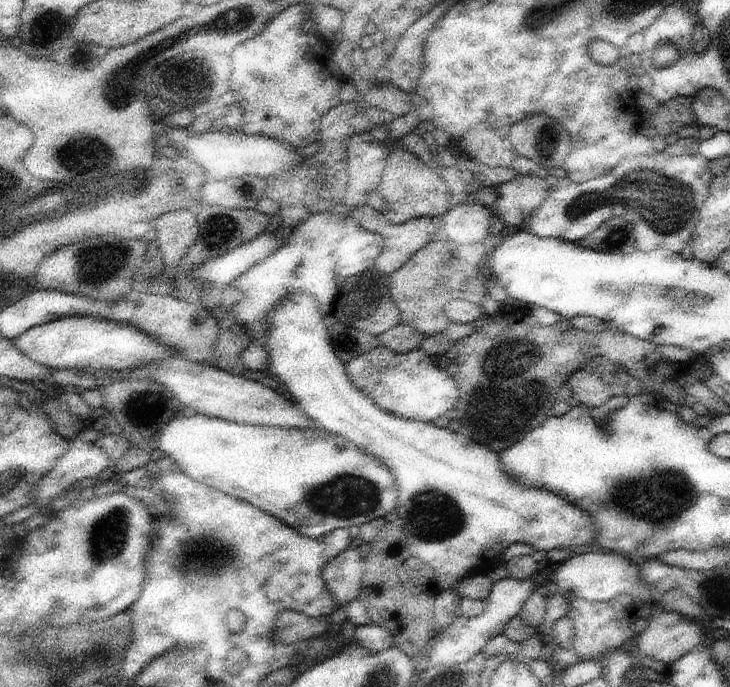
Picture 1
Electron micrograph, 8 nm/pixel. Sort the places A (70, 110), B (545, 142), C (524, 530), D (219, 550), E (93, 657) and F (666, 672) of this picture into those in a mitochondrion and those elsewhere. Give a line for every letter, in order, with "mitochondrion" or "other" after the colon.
A: other
B: mitochondrion
C: other
D: mitochondrion
E: mitochondrion
F: other

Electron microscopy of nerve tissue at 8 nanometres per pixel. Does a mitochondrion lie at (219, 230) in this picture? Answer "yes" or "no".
yes

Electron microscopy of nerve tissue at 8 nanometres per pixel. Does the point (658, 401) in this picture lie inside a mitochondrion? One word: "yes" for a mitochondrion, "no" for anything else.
no

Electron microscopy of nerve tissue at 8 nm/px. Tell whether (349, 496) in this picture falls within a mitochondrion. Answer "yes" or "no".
yes

